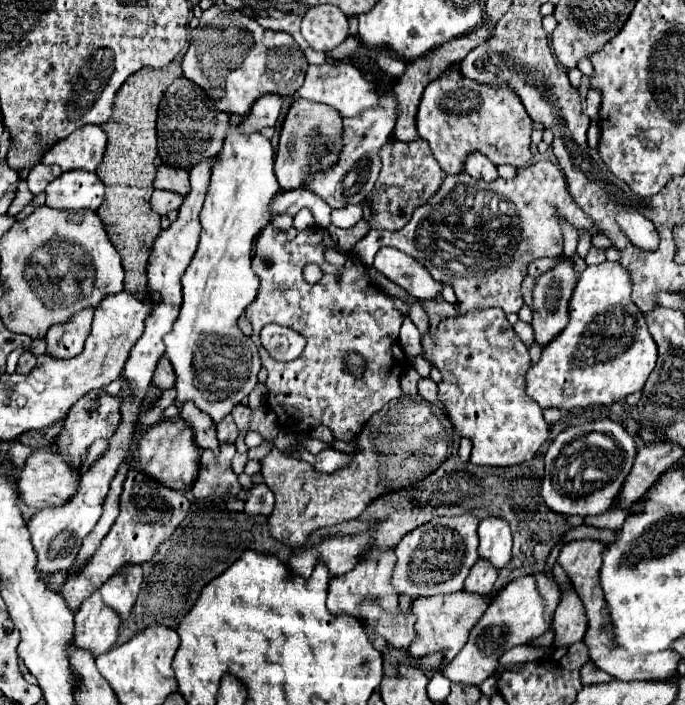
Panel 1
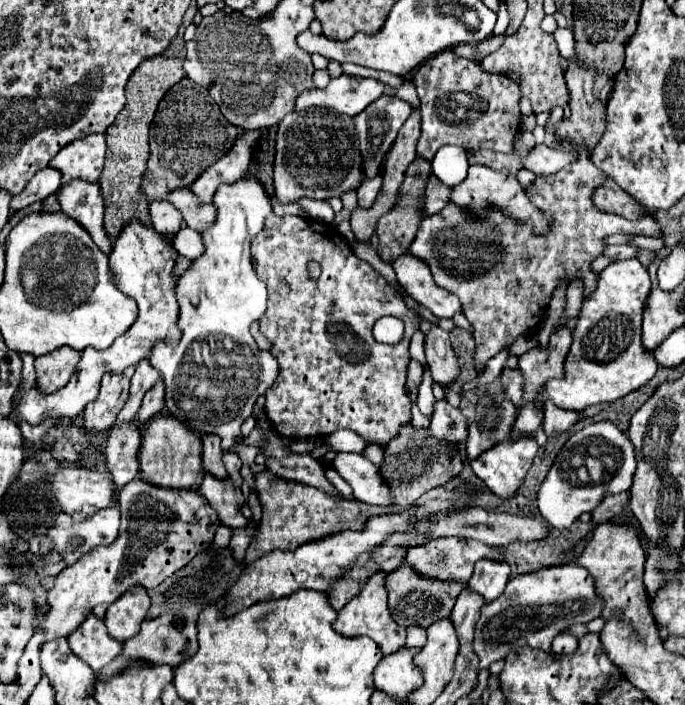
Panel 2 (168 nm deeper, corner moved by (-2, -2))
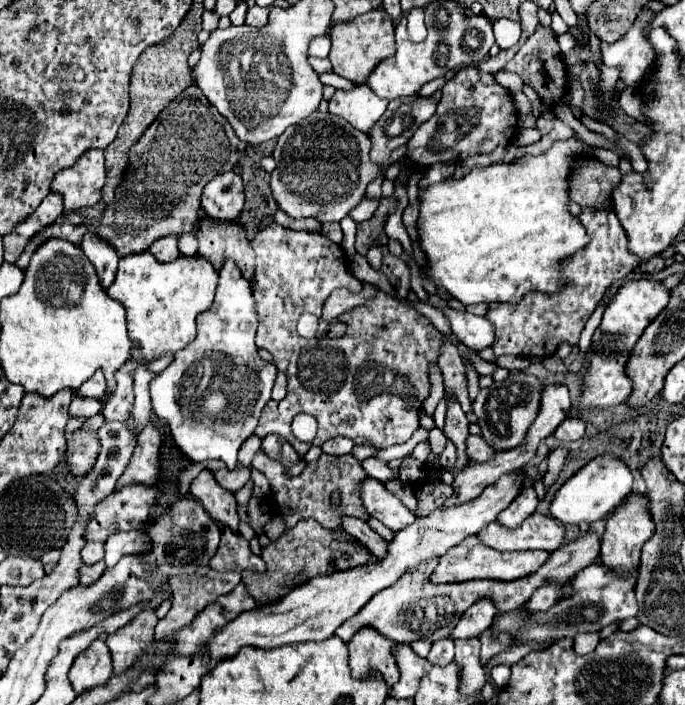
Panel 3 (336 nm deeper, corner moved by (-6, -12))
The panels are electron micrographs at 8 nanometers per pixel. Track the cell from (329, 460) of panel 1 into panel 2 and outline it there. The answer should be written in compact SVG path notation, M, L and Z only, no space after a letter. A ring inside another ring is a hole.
M340 452L334 458L336 472L352 486L354 496L360 502L372 506L392 506L394 496L386 486L386 480L380 474L380 468L366 460L362 454Z

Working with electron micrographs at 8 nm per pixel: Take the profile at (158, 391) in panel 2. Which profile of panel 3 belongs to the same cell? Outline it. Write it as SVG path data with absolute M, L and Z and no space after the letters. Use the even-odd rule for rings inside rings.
M148 424L140 434L134 448L134 456L118 480L118 488L124 484L154 484L158 480L162 434L156 424Z

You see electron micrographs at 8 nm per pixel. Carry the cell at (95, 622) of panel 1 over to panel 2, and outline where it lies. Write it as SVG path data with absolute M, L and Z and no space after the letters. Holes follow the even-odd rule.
M90 614L78 630L68 636L72 652L84 660L94 672L110 664L122 650L122 644L108 636L106 626L94 614Z

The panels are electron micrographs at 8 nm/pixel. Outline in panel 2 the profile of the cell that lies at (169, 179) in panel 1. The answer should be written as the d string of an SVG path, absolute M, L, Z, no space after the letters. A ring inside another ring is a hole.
M178 188L178 190L170 192L168 202L174 204L174 206L182 212L188 228L192 228L192 230L196 230L196 232L206 230L208 222L214 222L214 218L216 218L214 204L212 204L212 206L204 206L204 204L194 196L192 190Z

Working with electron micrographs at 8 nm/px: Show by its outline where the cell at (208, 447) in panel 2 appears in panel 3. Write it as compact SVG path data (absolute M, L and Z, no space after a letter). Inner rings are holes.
M202 470L202 474L198 474L192 484L190 484L190 494L200 500L200 504L204 506L204 510L222 526L232 528L234 532L238 532L238 512L236 512L236 498L234 492L222 488L212 470Z

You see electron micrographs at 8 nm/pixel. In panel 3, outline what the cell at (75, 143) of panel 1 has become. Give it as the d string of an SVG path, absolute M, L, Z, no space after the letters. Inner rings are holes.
M104 150L84 152L74 166L64 168L52 180L52 190L64 196L64 212L94 206L104 186Z

